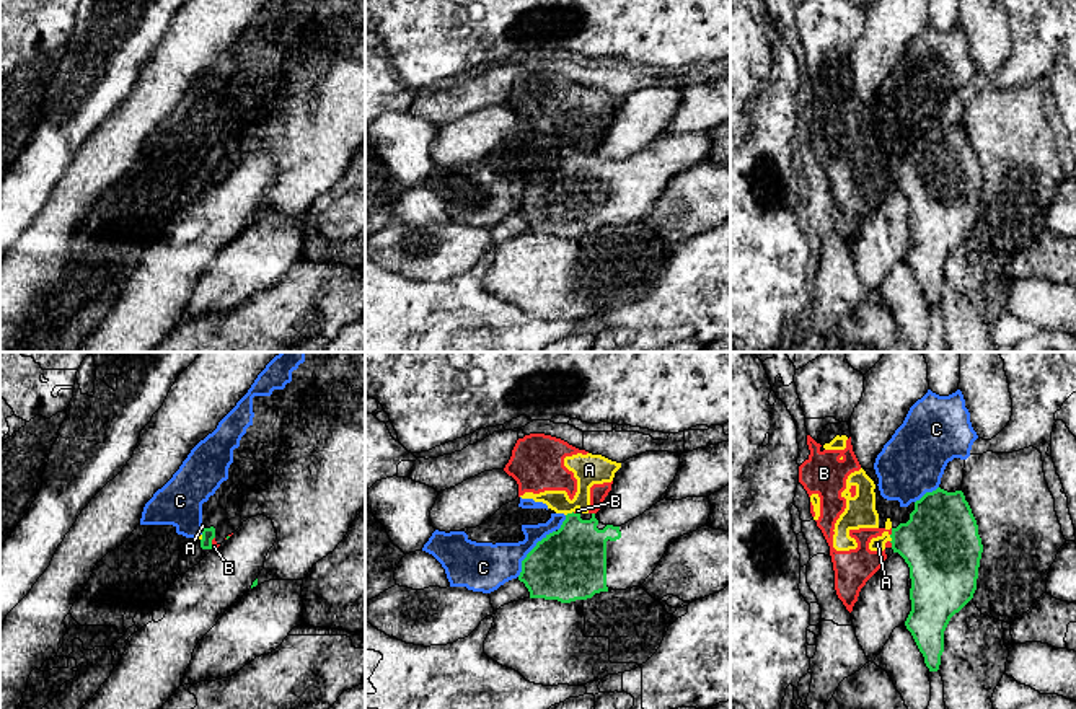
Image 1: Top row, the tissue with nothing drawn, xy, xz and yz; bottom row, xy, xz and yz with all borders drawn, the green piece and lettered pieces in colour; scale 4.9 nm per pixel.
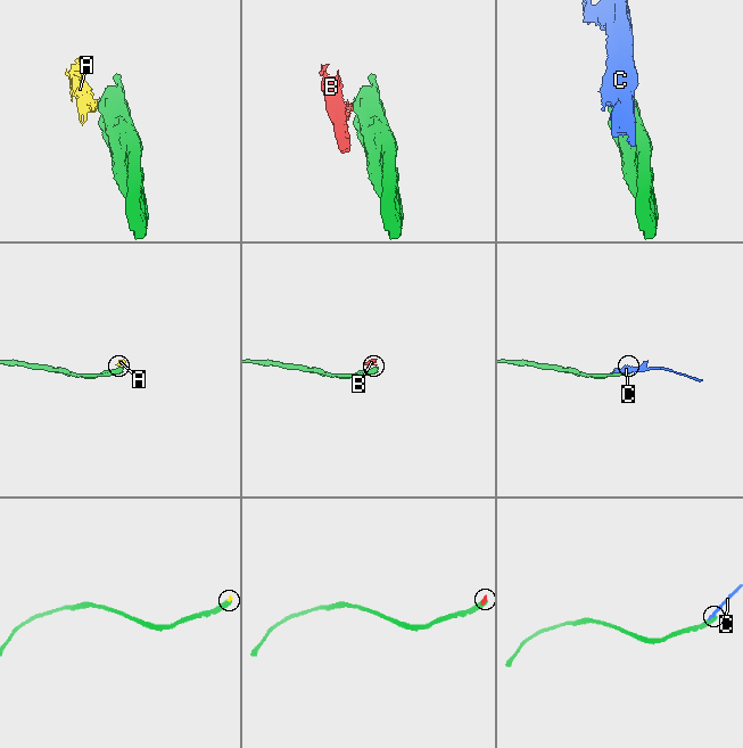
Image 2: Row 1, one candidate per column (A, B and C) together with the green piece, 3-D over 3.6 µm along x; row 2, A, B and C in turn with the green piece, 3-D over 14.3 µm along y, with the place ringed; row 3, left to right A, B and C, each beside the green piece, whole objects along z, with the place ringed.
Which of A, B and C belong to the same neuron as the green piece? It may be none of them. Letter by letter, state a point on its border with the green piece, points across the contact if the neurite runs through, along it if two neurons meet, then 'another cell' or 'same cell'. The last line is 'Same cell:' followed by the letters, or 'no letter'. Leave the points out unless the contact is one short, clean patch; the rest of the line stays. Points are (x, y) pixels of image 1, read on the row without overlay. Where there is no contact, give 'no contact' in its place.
A: xz (569, 149) | along xz (573, 145), (566, 150) | another cell
B: yz (892, 167) | another cell
C: xz (530, 186) | another cell
Same cell: no letter

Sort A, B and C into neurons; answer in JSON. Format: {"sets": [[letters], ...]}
{"sets": [["A", "B"], ["C"]]}

